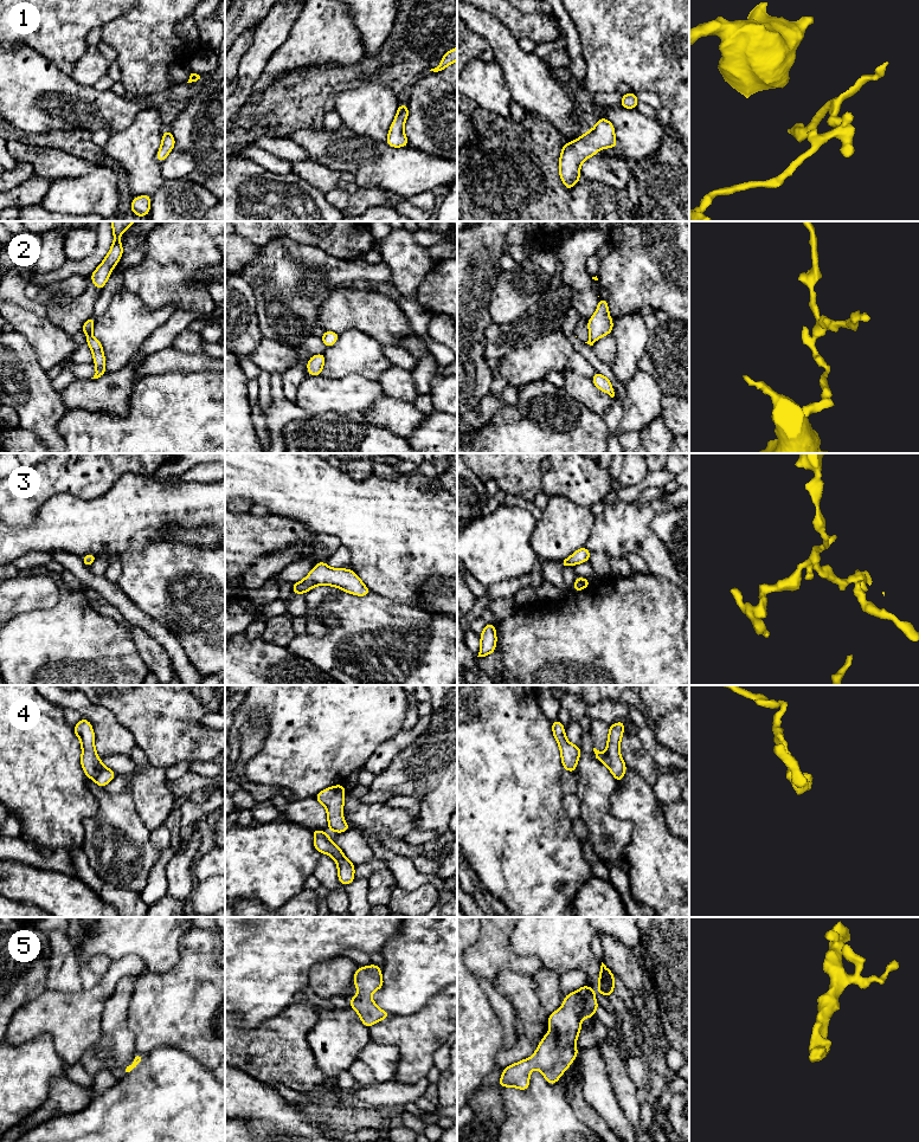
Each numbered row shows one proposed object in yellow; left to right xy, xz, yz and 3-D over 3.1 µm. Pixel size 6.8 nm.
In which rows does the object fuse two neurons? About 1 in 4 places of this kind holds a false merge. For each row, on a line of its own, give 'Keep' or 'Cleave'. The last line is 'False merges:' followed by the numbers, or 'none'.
1: Keep
2: Keep
3: Keep
4: Keep
5: Keep
False merges: none

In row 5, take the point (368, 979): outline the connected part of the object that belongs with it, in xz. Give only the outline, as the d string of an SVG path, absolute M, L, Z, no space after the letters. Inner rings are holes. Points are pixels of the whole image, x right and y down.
M372 963L368 967L358 967L353 979L354 986L360 992L349 999L349 1007L358 1012L361 1022L369 1028L377 1021L388 1019L390 1013L380 1009L368 995L384 986L381 967Z

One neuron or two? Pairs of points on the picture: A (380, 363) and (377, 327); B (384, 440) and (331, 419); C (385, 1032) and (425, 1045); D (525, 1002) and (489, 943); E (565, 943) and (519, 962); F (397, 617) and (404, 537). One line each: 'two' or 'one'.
A: two
B: one
C: one
D: two
E: two
F: two

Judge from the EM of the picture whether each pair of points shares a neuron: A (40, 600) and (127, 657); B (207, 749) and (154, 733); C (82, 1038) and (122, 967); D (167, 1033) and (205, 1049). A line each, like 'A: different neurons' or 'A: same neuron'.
A: different neurons
B: same neuron
C: same neuron
D: same neuron

